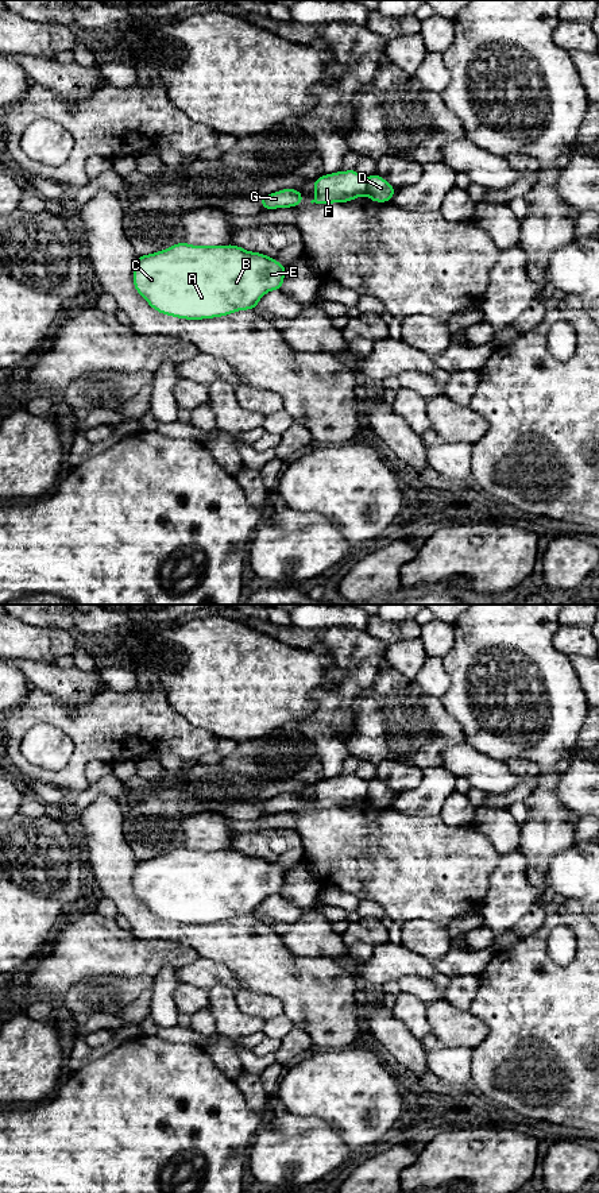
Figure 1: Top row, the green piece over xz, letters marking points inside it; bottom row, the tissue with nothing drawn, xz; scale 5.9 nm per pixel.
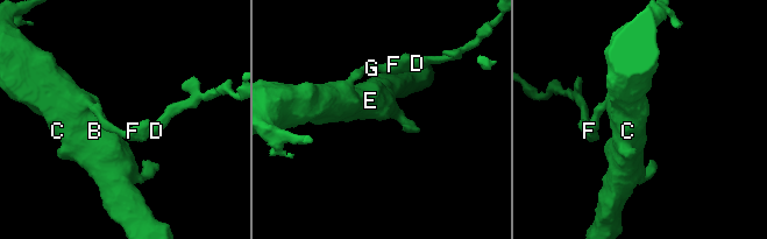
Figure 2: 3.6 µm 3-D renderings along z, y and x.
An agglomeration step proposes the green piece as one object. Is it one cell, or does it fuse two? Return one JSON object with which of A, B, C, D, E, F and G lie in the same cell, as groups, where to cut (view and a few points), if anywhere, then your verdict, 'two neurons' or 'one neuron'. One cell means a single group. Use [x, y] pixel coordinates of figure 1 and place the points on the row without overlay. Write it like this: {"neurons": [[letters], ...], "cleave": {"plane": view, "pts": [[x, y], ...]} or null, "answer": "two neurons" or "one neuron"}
{"neurons": [["A", "B", "C", "E", "F", "G"], ["D"]], "cleave": {"plane": "xz", "pts": [[368, 782], [366, 799]]}, "answer": "two neurons"}

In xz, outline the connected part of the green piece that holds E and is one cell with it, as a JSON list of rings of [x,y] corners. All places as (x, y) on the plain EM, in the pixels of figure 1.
[[[179,846],[138,861],[132,884],[154,915],[204,924],[255,914],[266,897],[282,893],[285,876],[281,866],[235,849]]]

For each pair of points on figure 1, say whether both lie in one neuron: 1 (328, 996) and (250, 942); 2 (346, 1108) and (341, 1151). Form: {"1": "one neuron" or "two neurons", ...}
{"1": "one neuron", "2": "two neurons"}

